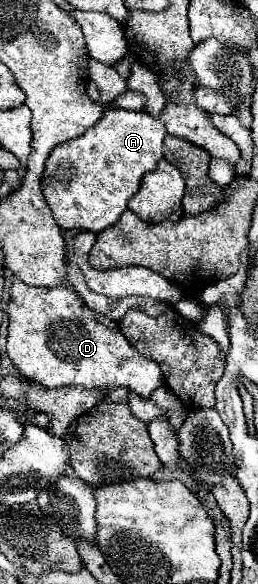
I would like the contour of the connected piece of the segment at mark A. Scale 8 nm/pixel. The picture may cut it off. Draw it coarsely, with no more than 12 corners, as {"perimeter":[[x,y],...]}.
{"perimeter":[[108,109],[54,147],[42,193],[62,229],[112,227],[166,127]]}

